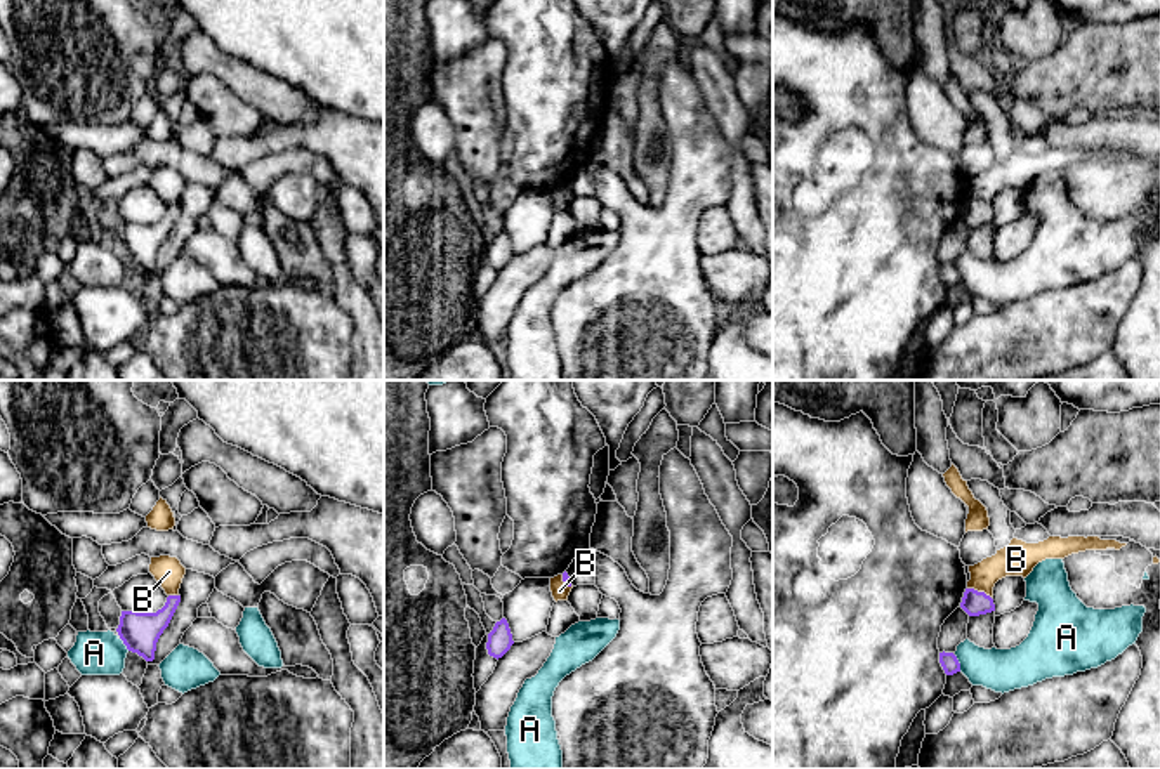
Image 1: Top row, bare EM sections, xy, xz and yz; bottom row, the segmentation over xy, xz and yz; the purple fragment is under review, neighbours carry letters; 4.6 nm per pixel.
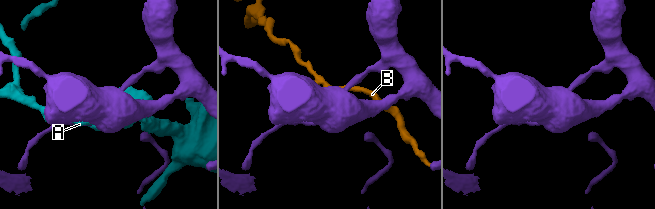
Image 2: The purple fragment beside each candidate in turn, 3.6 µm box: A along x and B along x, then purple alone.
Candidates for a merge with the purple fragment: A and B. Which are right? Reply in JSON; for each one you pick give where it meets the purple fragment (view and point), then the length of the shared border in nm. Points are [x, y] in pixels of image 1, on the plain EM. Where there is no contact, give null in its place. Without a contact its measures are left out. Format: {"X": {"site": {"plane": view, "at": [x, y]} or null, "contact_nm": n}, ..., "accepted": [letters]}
{"accepted": []}

